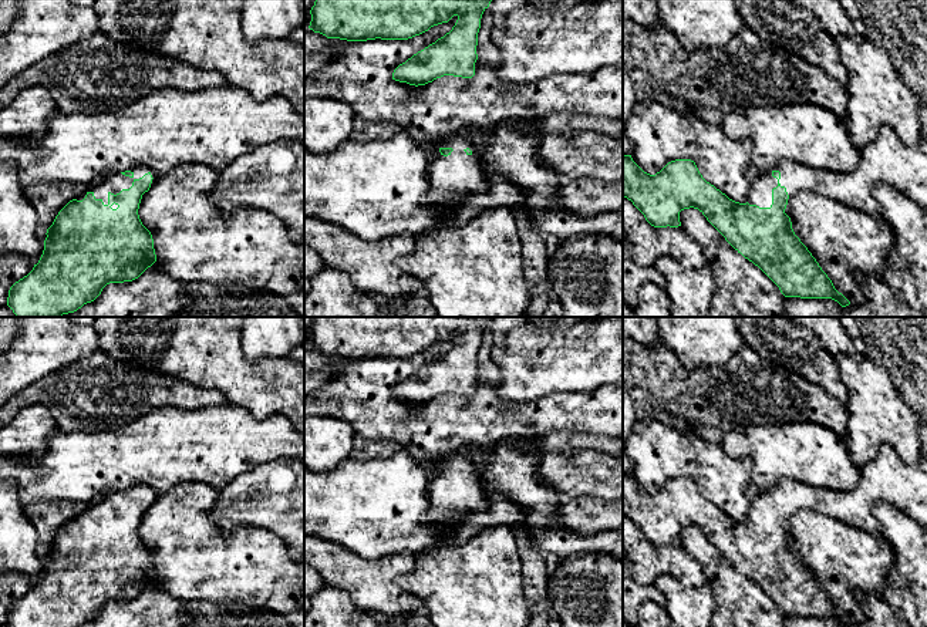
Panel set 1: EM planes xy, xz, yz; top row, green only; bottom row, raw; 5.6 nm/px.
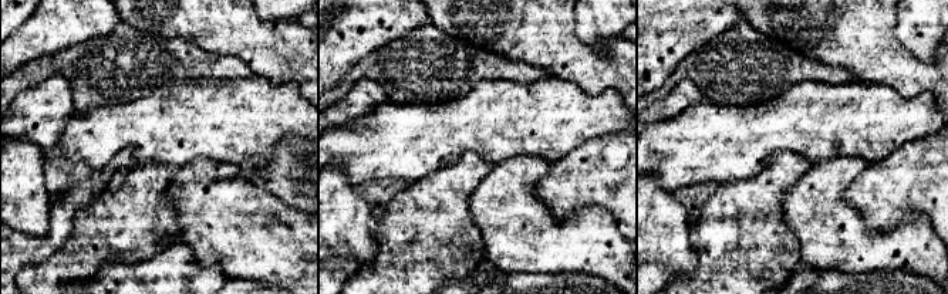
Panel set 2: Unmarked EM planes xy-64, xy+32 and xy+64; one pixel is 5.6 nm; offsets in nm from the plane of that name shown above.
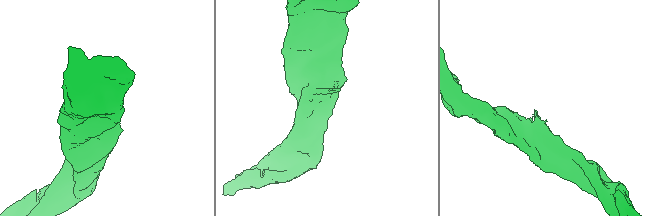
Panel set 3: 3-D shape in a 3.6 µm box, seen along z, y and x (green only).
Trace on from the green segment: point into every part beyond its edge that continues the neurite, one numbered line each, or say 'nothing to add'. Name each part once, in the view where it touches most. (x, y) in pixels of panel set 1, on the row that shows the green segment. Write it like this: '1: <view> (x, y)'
1: xy (114, 184)

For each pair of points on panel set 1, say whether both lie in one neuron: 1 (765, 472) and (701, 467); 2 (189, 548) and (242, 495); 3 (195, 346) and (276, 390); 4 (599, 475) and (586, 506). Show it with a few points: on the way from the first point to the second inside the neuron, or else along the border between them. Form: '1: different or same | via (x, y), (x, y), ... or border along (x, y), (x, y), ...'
1: different | border along (725, 451), (751, 462), (751, 477), (759, 489)
2: different | border along (219, 491), (212, 518), (225, 531), (248, 526)
3: same | via (215, 360), (240, 381), (256, 386)
4: different | border along (560, 498), (592, 495), (607, 501)

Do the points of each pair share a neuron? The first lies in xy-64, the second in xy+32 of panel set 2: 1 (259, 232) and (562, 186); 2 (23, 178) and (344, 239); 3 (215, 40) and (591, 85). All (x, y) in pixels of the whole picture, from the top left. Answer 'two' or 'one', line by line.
1: two
2: one
3: one

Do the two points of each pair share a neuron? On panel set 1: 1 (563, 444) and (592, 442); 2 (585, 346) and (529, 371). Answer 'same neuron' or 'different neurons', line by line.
1: same neuron
2: same neuron

